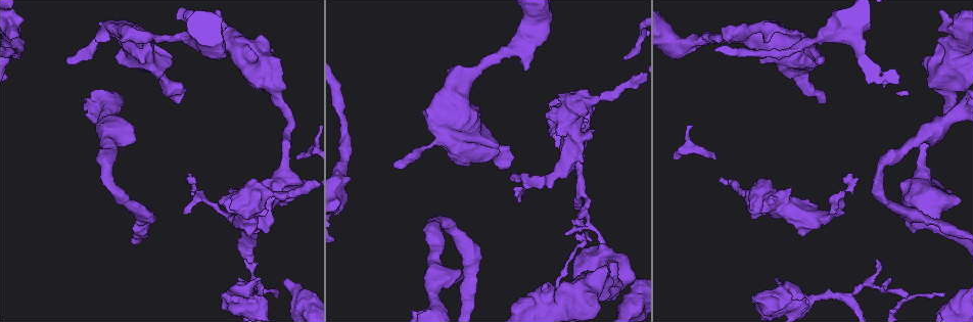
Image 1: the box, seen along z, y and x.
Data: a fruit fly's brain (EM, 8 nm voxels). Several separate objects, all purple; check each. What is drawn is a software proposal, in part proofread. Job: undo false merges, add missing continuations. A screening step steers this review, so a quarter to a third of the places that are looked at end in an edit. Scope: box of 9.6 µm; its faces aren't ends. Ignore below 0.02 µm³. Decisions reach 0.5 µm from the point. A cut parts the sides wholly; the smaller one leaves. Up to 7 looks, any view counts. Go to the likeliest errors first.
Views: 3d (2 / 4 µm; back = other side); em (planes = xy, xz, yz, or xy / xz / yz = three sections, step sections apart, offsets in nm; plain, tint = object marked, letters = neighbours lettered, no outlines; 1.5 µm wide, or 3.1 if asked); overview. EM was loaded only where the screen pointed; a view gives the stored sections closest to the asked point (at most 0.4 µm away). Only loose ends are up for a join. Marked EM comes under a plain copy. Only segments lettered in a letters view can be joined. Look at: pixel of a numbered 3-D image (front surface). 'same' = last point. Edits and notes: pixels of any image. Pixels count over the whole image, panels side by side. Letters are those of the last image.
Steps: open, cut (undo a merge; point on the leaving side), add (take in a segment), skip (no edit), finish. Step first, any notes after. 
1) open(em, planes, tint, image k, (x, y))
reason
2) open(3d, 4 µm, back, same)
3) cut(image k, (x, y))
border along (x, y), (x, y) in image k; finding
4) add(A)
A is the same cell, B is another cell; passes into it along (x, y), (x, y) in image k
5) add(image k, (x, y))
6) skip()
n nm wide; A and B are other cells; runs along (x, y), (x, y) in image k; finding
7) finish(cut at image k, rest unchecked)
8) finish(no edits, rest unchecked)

open(3d, 4 µm, back, image 1, (573, 220))
branch stops here

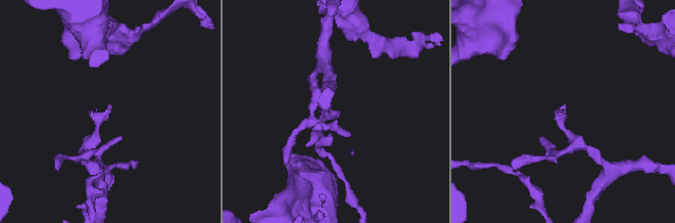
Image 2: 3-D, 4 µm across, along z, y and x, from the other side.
open(em, xz, step 4, tint, image 2, (336, 110))
shape alone is not enough

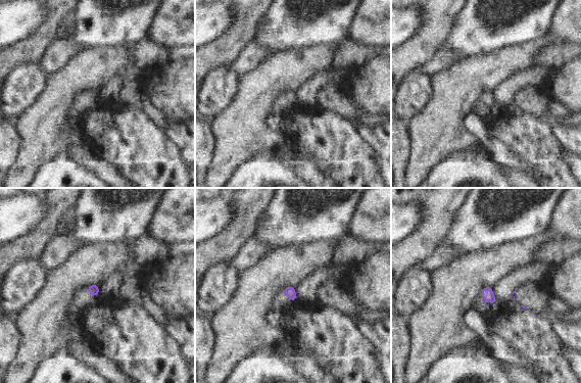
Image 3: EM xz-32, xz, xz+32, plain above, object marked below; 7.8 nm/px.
open(em, planes, letters, same)

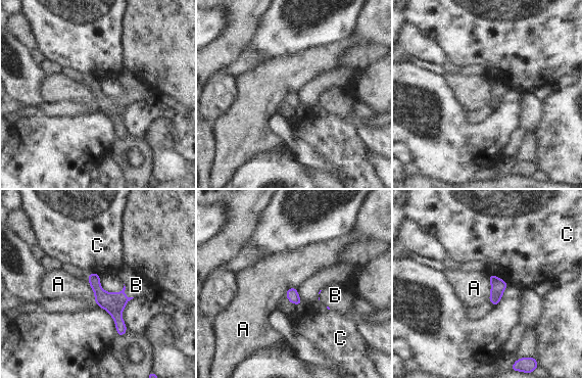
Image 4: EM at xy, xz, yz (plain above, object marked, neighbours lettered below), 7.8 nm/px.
add(B)
B is the same cell, A and C are other cells; passes into it along (114, 303), (124, 293), (136, 285) in image 4; the cell continues

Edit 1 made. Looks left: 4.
open(overview)
see it whole again

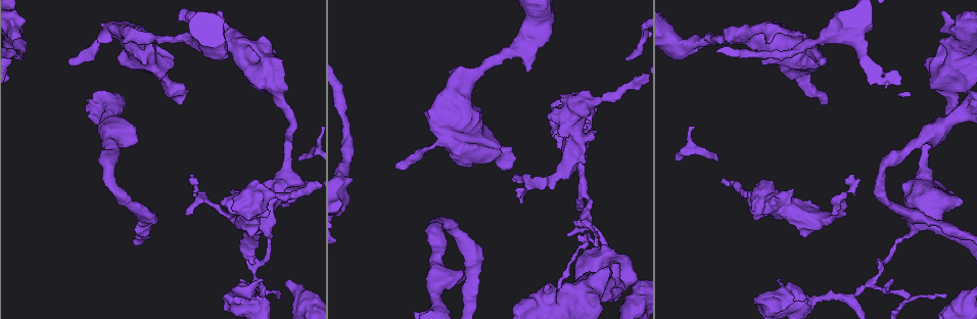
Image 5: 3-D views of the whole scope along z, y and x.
open(3d, 4 µm, back, image 5, (529, 70))
free end

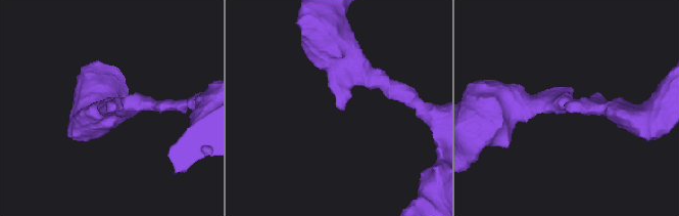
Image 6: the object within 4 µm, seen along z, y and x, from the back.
open(em, planes, letters, image 6, (566, 110))
now the EM

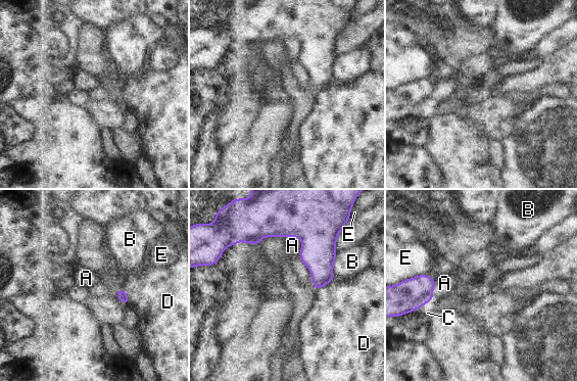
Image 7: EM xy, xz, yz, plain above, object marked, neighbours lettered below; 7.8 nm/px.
skip()
A, B, C, D and E are other cells; none of them fits

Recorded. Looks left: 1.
finish(add at image 4, rest unchecked)

